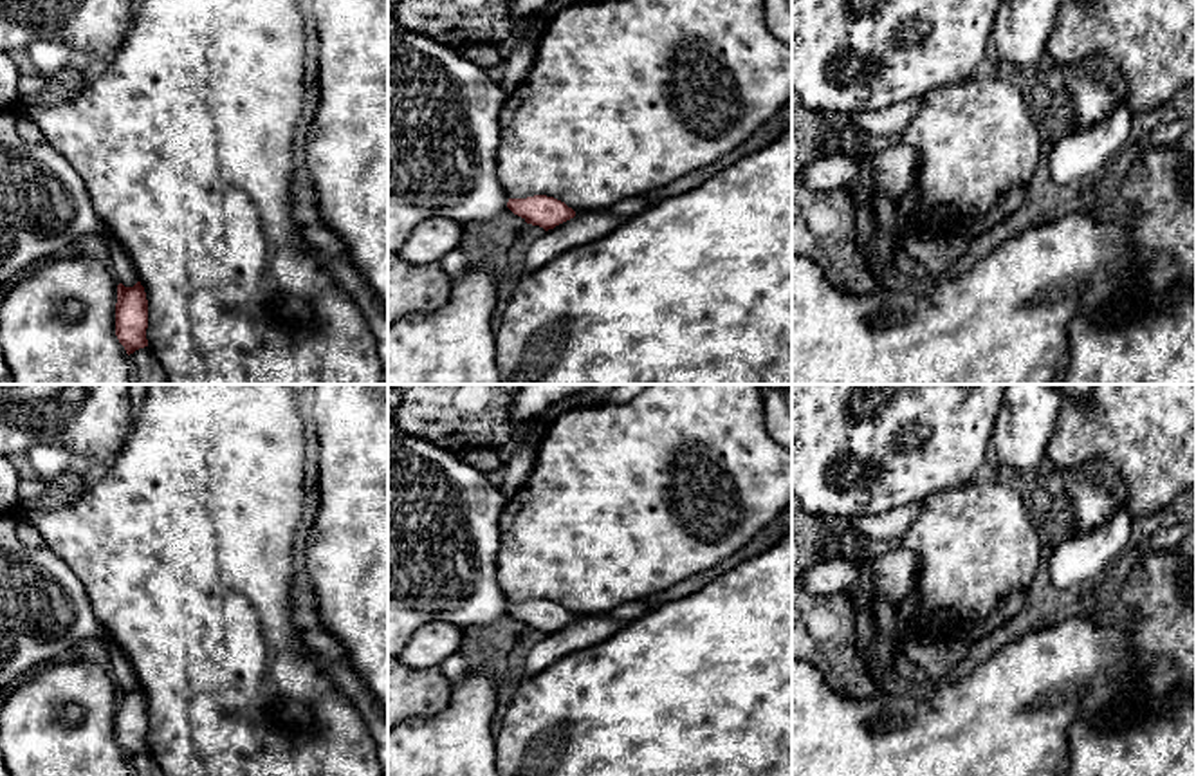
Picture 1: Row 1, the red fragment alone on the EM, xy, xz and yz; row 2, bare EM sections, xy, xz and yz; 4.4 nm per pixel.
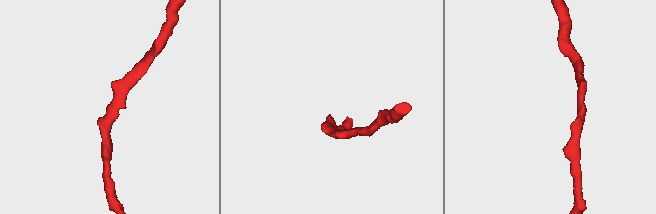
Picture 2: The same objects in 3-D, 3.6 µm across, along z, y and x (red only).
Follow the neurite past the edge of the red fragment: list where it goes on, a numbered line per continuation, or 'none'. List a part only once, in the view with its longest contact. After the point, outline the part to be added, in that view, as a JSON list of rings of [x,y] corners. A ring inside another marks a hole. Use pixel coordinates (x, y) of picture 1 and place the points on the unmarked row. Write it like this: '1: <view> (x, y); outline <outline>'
none

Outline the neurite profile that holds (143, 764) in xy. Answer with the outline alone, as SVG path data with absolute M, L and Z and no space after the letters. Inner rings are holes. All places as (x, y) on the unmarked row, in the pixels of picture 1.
M150 751L139 753L130 758L132 776L164 776Z

